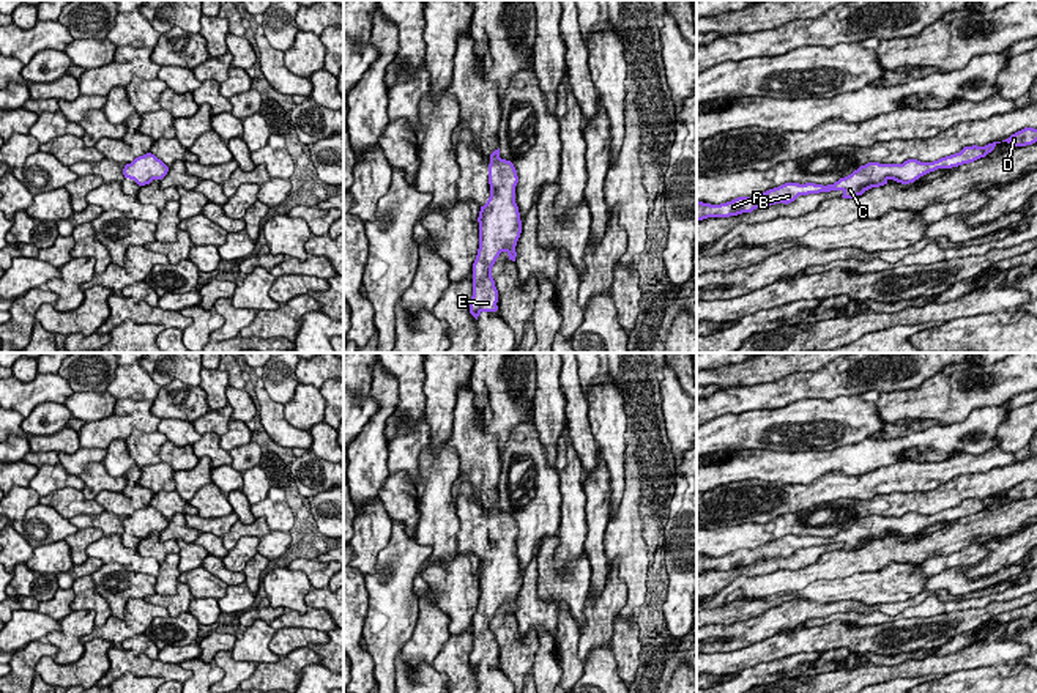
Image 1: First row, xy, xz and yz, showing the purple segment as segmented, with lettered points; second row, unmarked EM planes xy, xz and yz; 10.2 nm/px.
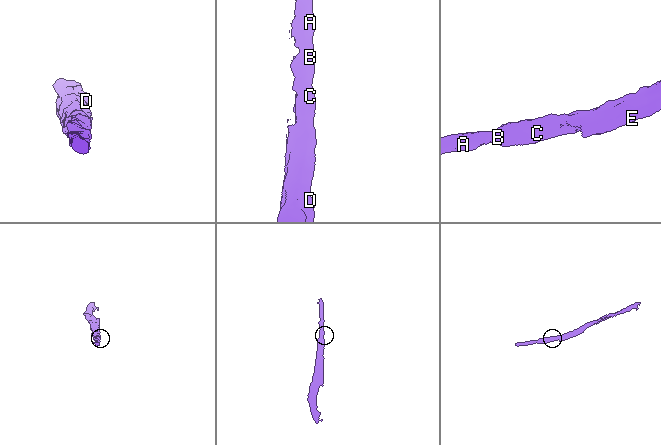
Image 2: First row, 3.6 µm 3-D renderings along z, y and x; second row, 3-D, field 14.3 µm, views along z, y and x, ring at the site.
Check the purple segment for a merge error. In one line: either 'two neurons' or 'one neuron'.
two neurons

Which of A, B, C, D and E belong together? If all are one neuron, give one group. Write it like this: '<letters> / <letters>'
A B C / D E

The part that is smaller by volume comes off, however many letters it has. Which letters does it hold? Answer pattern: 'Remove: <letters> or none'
Remove: A, B, C

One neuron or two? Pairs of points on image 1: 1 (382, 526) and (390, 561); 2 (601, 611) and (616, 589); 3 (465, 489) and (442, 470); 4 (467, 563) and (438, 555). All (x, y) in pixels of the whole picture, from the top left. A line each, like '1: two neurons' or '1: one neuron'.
1: two neurons
2: one neuron
3: two neurons
4: two neurons

